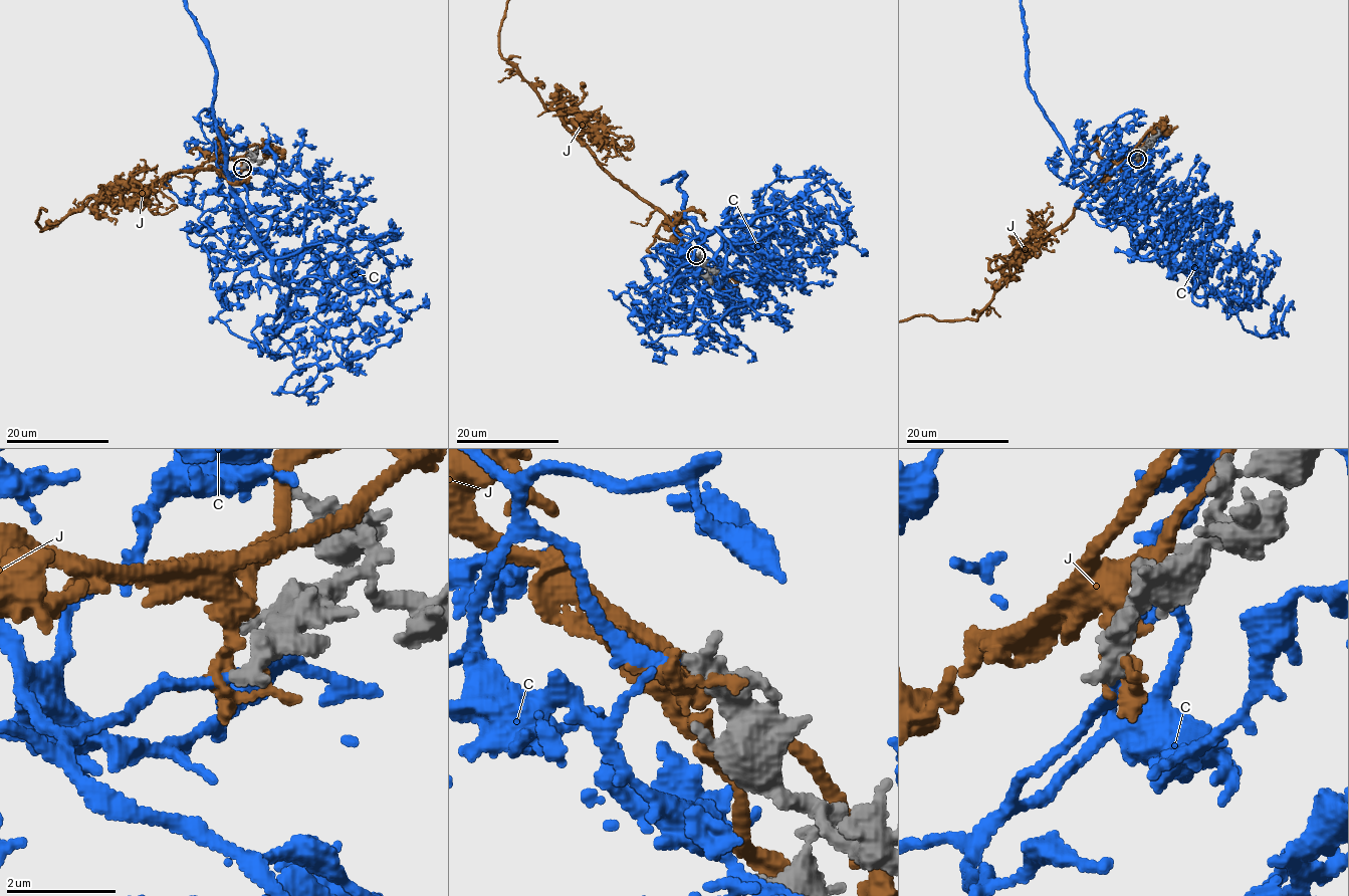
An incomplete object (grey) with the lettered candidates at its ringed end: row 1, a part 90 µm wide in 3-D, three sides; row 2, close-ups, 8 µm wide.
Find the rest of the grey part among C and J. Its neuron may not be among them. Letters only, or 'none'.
C

